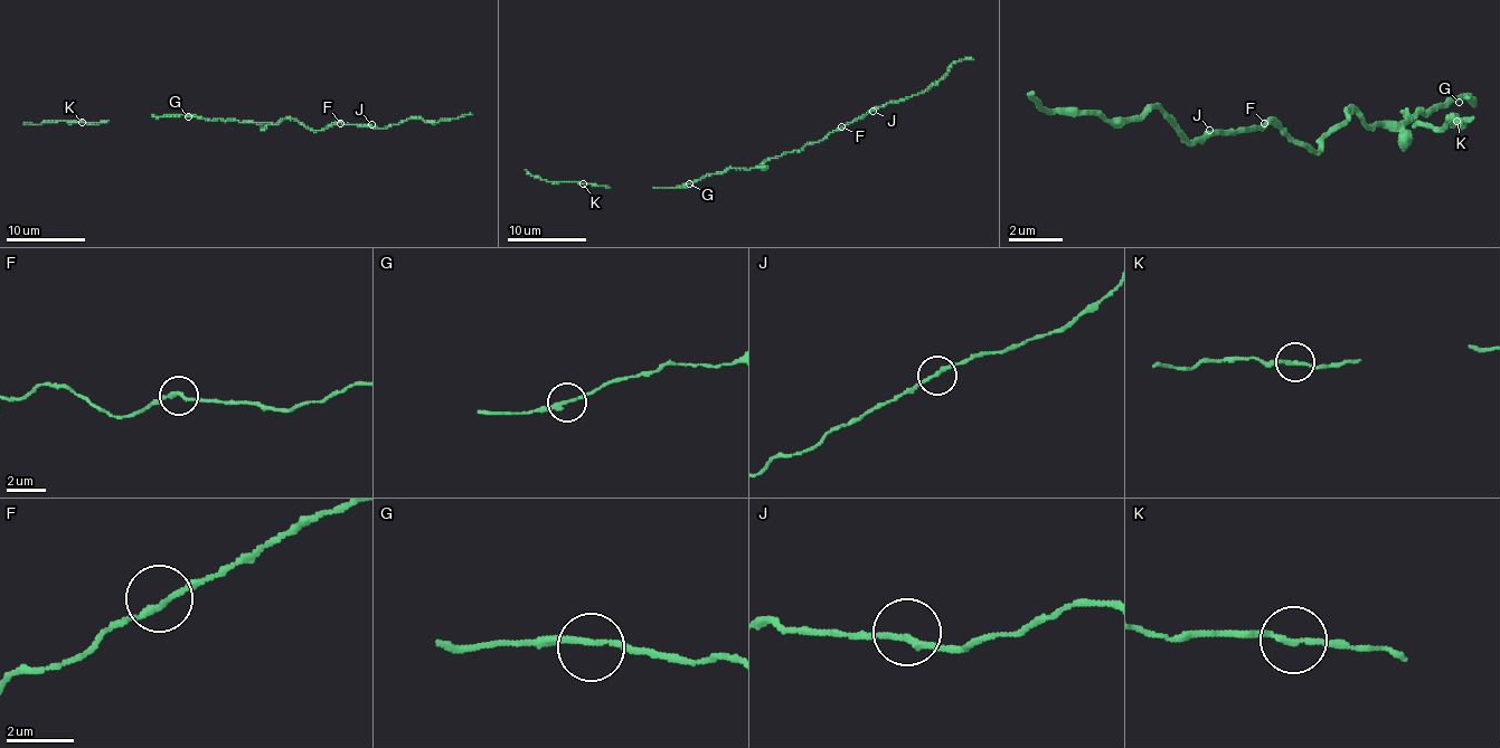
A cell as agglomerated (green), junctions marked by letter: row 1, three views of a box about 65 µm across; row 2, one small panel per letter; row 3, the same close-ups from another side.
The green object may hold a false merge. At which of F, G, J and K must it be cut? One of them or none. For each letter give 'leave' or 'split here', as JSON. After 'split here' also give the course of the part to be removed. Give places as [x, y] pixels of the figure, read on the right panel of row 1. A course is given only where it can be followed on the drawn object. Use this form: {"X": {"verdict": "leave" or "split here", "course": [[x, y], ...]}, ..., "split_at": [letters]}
{"F": {"verdict": "leave"}, "G": {"verdict": "leave"}, "J": {"verdict": "leave"}, "K": {"verdict": "leave"}, "split_at": []}

